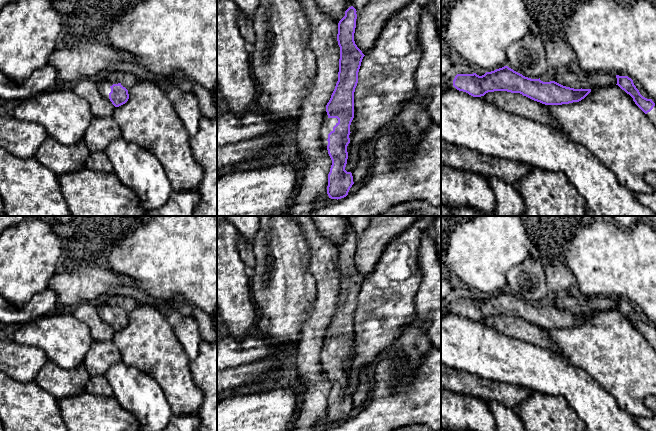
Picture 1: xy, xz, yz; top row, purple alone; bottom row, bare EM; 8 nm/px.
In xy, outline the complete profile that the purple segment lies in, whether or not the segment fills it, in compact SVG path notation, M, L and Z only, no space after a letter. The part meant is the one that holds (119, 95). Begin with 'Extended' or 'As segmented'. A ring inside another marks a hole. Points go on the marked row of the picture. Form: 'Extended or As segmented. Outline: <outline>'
As segmented. Outline: M121 83L113 84L110 88L109 99L115 107L119 107L128 101L128 90Z

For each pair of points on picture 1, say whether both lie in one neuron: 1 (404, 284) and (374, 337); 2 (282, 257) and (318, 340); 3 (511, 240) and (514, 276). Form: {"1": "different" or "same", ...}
{"1": "same", "2": "different", "3": "different"}

